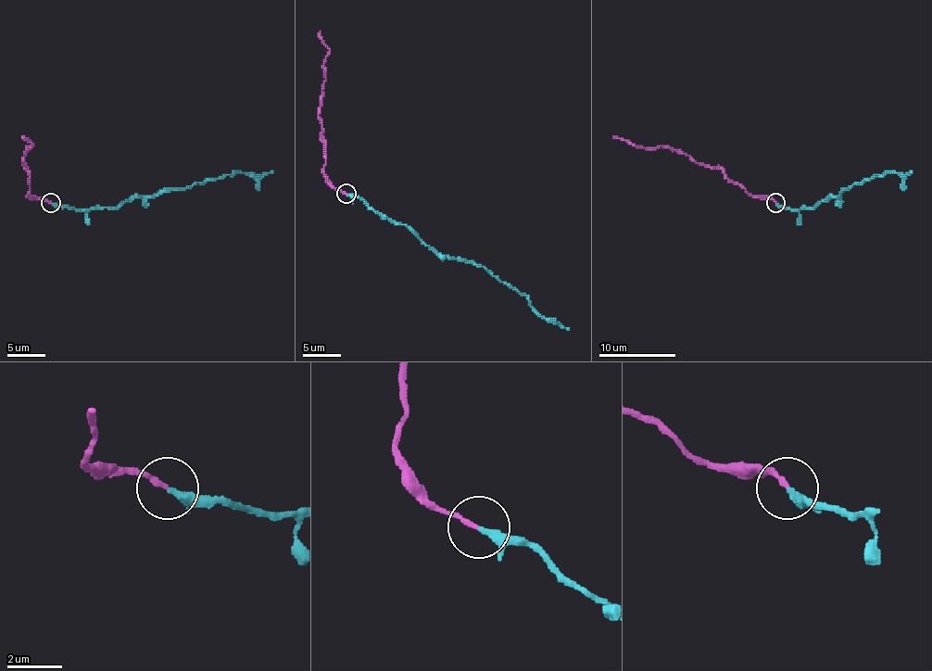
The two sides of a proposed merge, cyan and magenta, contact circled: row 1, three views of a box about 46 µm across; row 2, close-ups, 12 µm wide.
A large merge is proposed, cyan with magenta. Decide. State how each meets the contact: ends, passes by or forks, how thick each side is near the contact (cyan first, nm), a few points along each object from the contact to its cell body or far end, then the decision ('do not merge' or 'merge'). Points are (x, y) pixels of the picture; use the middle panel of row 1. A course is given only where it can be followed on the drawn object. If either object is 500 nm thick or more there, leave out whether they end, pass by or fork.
cyan ends; magenta ends; calibres 280 and 180 nm; course cyan (346, 194), (358, 196), (406, 224), (442, 255), (484, 266), (522, 293), (542, 316), (569, 330); course magenta (346, 194), (337, 190), (323, 172), (326, 152), (318, 113), (326, 79), (323, 59), (330, 48), (320, 31); merge

